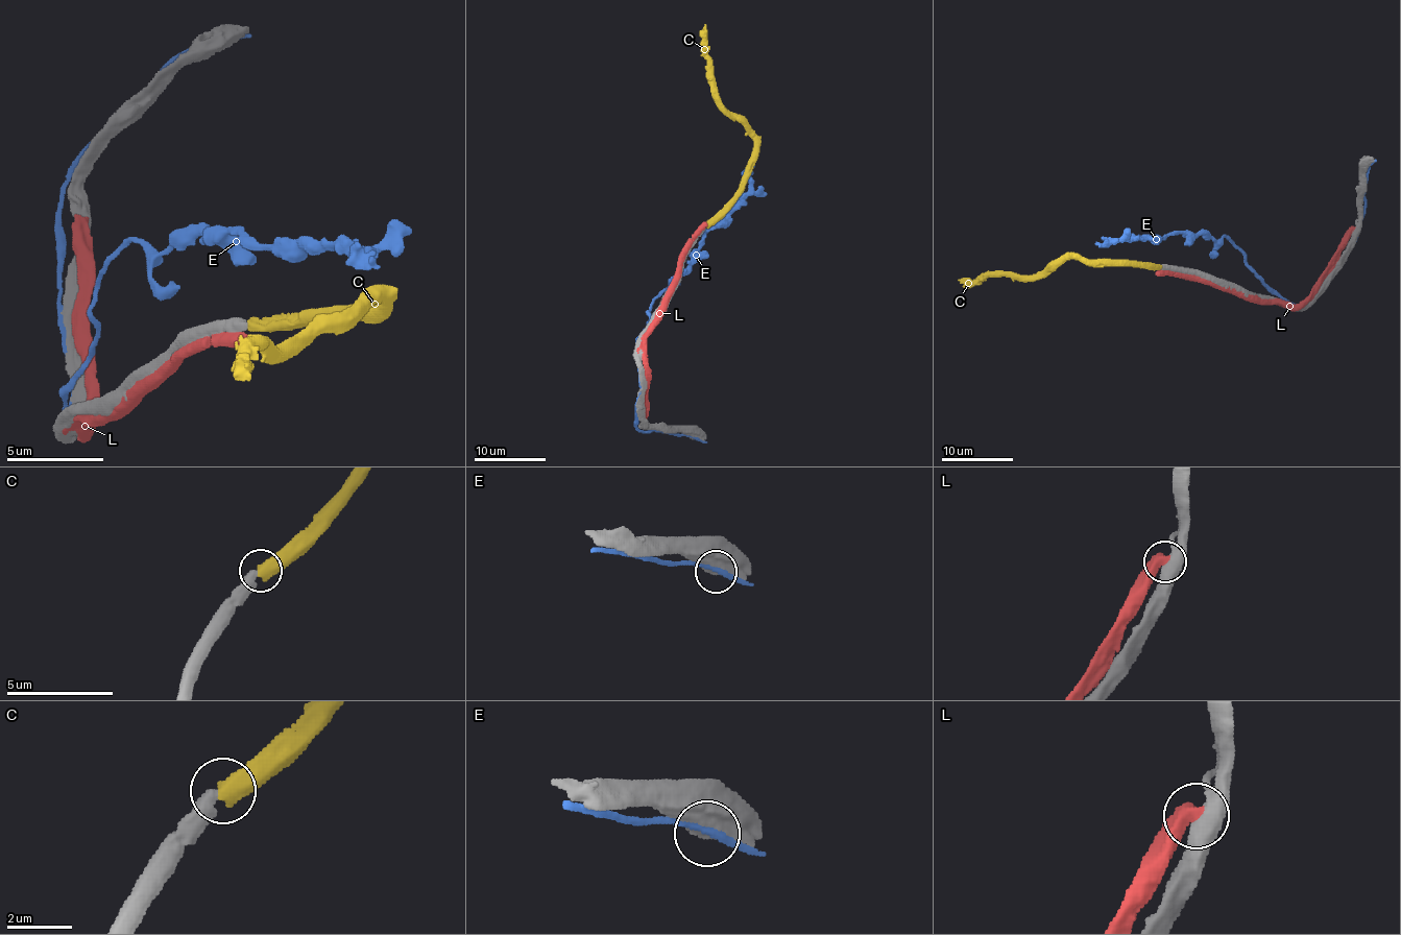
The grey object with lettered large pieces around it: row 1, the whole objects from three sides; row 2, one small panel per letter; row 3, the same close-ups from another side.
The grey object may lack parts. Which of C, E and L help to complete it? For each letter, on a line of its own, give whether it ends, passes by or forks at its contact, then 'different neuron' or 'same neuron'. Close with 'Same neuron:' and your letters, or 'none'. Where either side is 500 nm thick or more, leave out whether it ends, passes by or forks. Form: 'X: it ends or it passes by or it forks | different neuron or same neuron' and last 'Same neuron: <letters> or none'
C: same neuron
E: different neuron
L: different neuron
Same neuron: C

